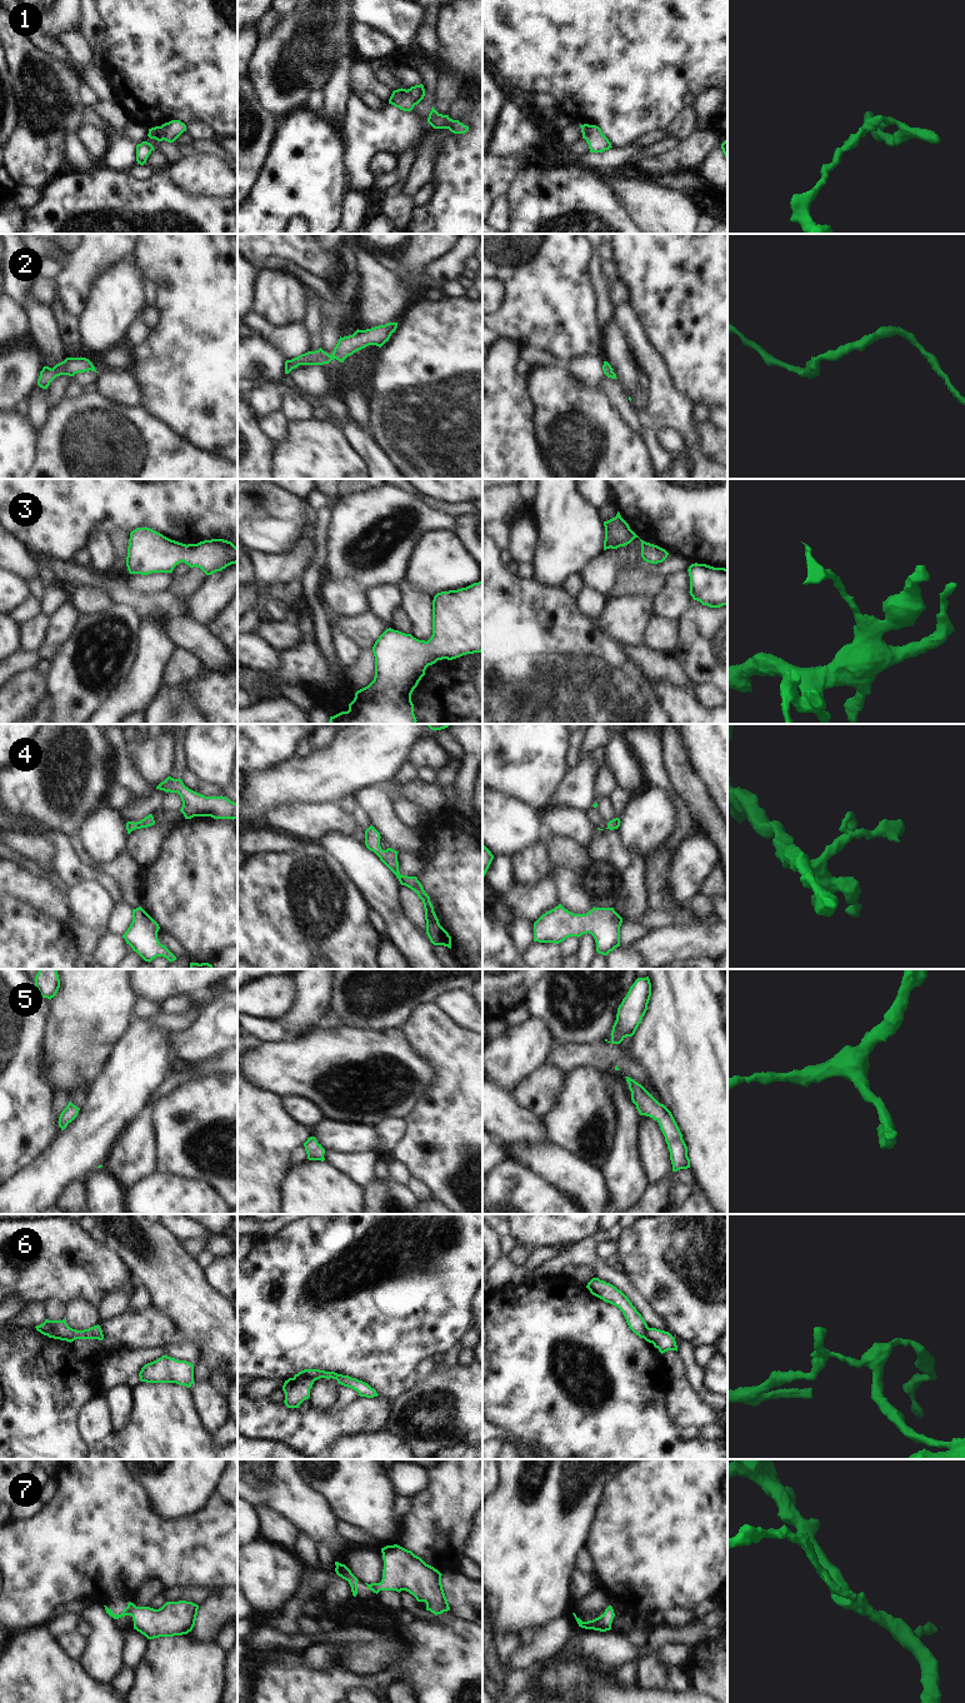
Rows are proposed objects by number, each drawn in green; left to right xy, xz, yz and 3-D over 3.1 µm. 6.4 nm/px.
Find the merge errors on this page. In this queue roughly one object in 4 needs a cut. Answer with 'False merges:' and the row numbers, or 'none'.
False merges: 6.

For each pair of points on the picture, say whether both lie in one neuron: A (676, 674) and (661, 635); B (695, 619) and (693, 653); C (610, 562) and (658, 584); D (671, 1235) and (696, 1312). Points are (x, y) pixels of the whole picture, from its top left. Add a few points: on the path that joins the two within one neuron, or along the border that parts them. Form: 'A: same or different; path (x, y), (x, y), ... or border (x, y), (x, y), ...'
A: different; border (644, 644), (671, 655)
B: same; path (695, 628), (695, 644)
C: different; border (653, 573), (623, 568), (609, 593)
D: same; path (690, 1254), (696, 1260), (696, 1293)

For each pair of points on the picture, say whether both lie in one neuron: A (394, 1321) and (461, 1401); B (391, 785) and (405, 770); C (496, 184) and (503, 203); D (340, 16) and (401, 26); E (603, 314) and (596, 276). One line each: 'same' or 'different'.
A: different
B: same
C: different
D: different
E: same

